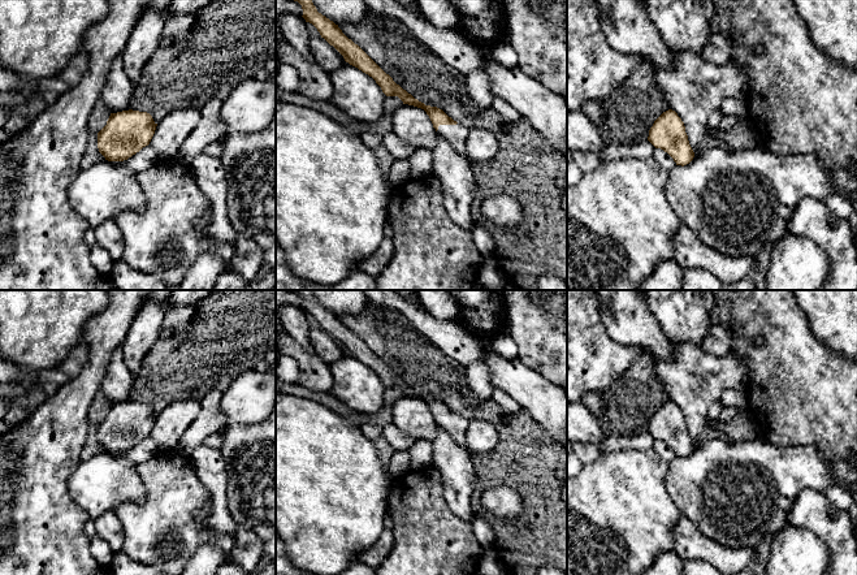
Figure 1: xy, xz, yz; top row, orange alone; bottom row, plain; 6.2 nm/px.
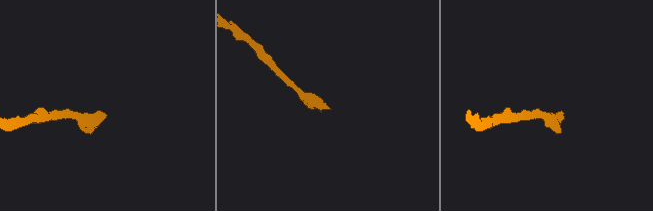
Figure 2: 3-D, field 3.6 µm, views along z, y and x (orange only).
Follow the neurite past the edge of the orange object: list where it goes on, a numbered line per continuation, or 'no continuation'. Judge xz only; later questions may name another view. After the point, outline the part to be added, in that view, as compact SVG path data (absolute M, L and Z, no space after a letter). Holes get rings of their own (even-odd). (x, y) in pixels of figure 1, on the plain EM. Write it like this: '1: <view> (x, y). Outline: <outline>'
1: xz (457, 426). Outline: M456 415L456 416L440 416L437 427L443 428L454 441L466 448L466 435L469 420Z

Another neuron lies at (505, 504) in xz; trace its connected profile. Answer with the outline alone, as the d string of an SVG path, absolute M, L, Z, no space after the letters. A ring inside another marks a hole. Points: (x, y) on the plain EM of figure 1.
M508 487L488 489L482 494L480 505L488 514L505 522L518 519L524 509L520 494Z

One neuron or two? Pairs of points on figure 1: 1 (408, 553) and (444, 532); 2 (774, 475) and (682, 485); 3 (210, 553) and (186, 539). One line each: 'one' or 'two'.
1: one
2: one
3: two

